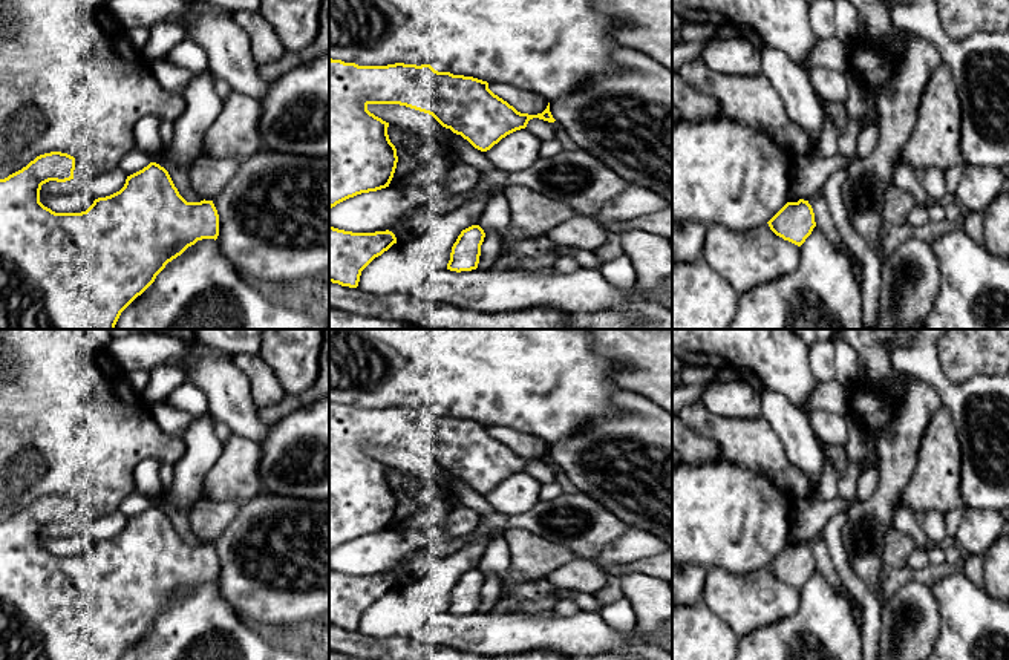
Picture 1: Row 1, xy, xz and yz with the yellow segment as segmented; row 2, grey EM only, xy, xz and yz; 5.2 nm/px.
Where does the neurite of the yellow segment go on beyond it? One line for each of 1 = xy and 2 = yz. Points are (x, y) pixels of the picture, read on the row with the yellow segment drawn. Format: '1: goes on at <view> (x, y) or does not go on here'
1: does not go on here
2: does not go on here

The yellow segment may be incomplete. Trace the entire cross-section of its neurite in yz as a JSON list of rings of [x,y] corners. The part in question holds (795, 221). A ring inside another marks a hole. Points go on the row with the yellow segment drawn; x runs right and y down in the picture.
[[[804,199],[787,202],[767,224],[776,236],[798,247],[816,227],[813,208]]]

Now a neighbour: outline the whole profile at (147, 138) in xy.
[[[149,115],[136,123],[133,129],[136,150],[145,155],[155,155],[165,147],[159,135],[161,123],[162,119],[155,115]]]

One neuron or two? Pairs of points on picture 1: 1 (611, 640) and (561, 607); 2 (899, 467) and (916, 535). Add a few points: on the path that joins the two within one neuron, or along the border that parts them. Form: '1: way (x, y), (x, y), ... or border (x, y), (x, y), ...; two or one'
1: border (579, 610), (567, 616), (550, 613); two
2: border (901, 501), (891, 526); two

